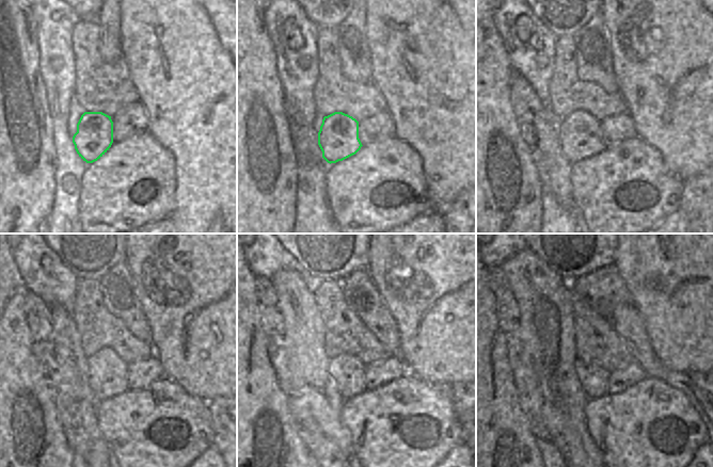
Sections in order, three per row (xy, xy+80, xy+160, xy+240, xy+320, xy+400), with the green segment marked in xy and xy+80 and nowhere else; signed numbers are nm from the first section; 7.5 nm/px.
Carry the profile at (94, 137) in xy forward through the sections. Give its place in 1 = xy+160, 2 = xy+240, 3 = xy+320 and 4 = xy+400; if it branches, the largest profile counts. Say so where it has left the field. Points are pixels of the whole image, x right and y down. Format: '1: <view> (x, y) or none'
1: xy+160 (579, 132)
2: xy+240 (106, 370)
3: xy+320 (348, 372)
4: xy+400 (593, 379)

